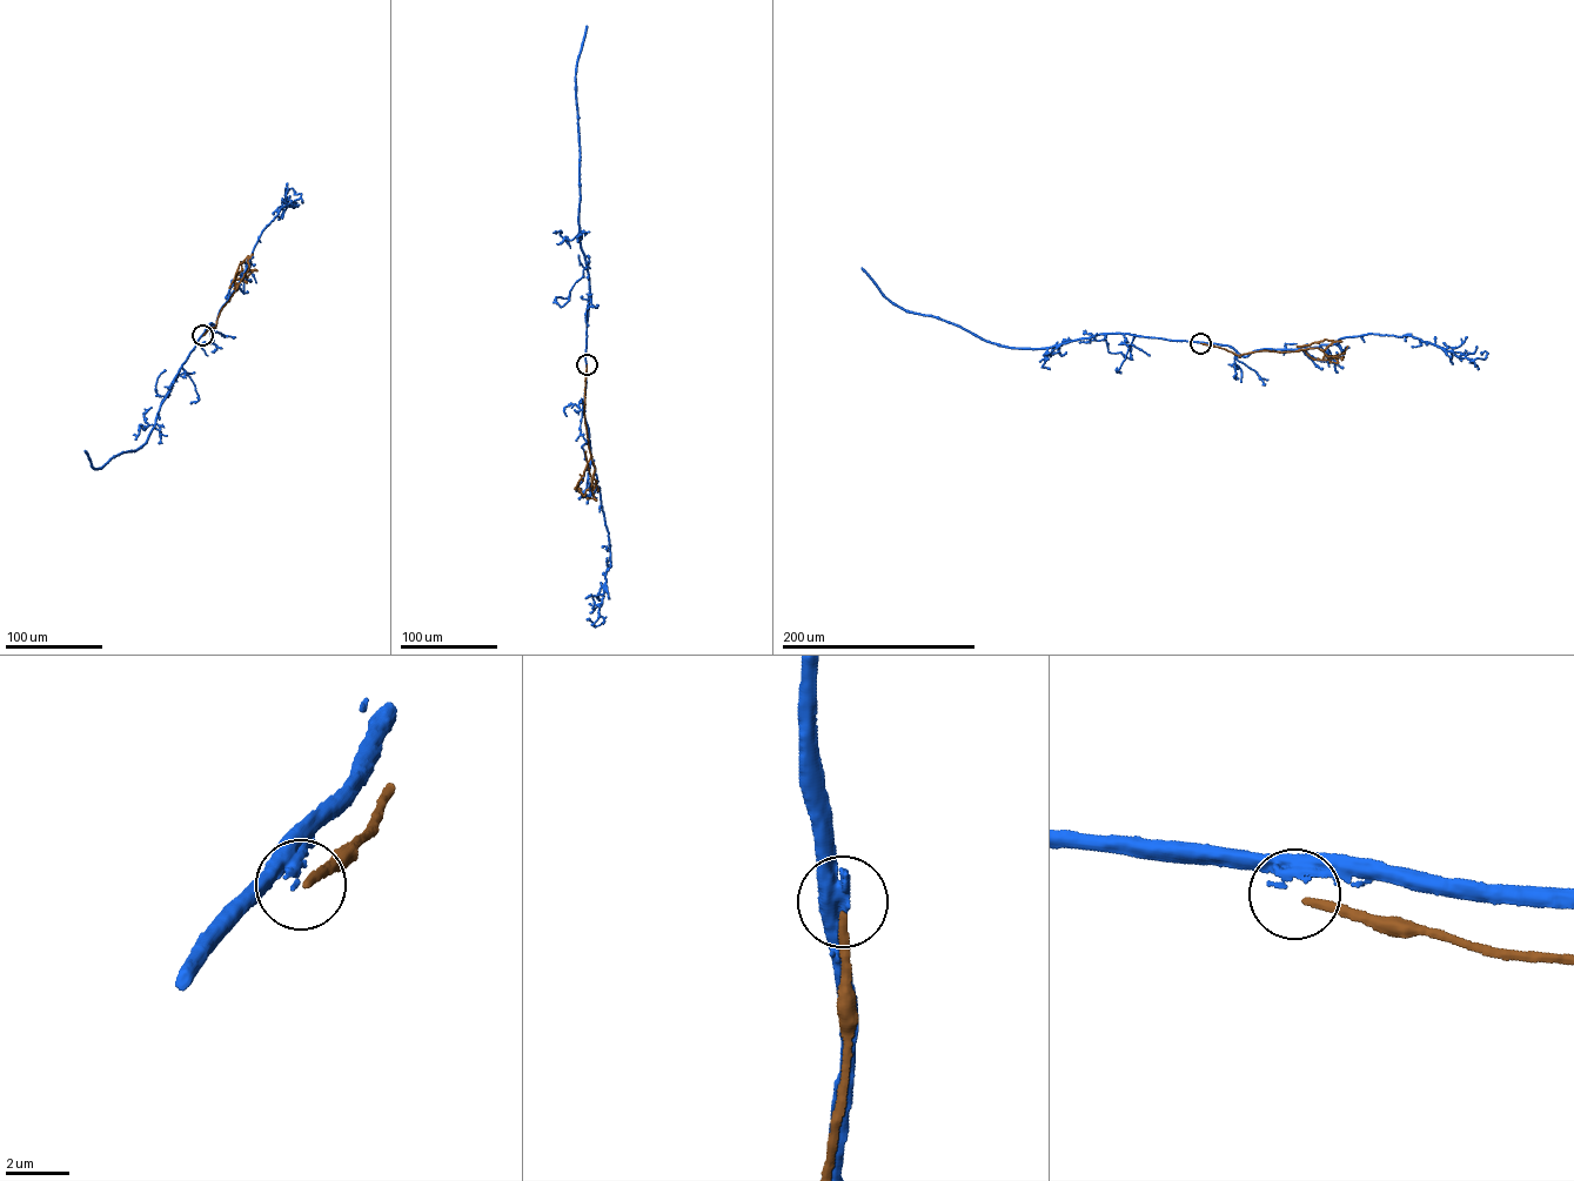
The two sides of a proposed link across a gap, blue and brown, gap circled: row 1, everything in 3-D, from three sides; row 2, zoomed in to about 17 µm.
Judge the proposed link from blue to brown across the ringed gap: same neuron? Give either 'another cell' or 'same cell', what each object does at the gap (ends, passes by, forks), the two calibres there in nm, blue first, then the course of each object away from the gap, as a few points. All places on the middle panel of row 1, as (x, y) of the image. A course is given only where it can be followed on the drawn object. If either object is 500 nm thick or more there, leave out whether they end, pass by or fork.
another cell; blue ends there; brown ends there; 320 nm thick on the blue side, 260 nm on the other; blue runs (587, 364), (589, 288), (578, 234), (580, 154), (575, 79), (587, 26); brown runs (587, 364), (584, 413), (594, 478), (596, 481), (594, 488), (584, 451)

